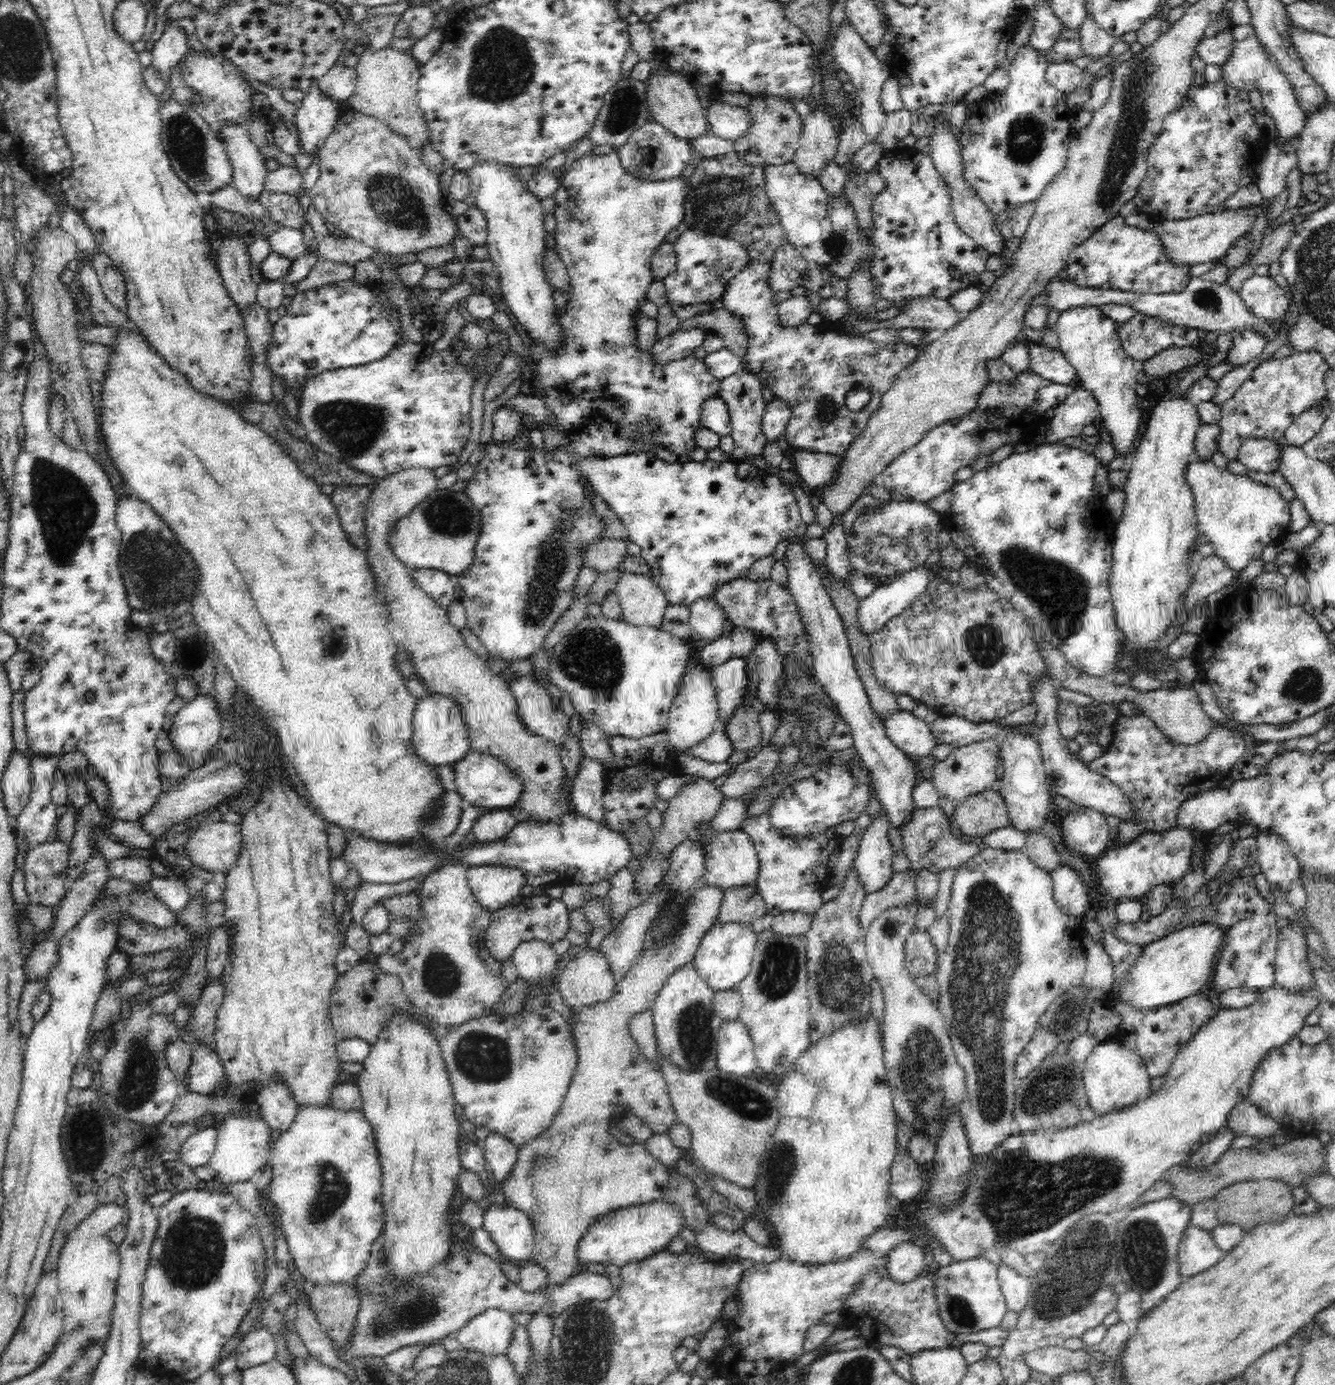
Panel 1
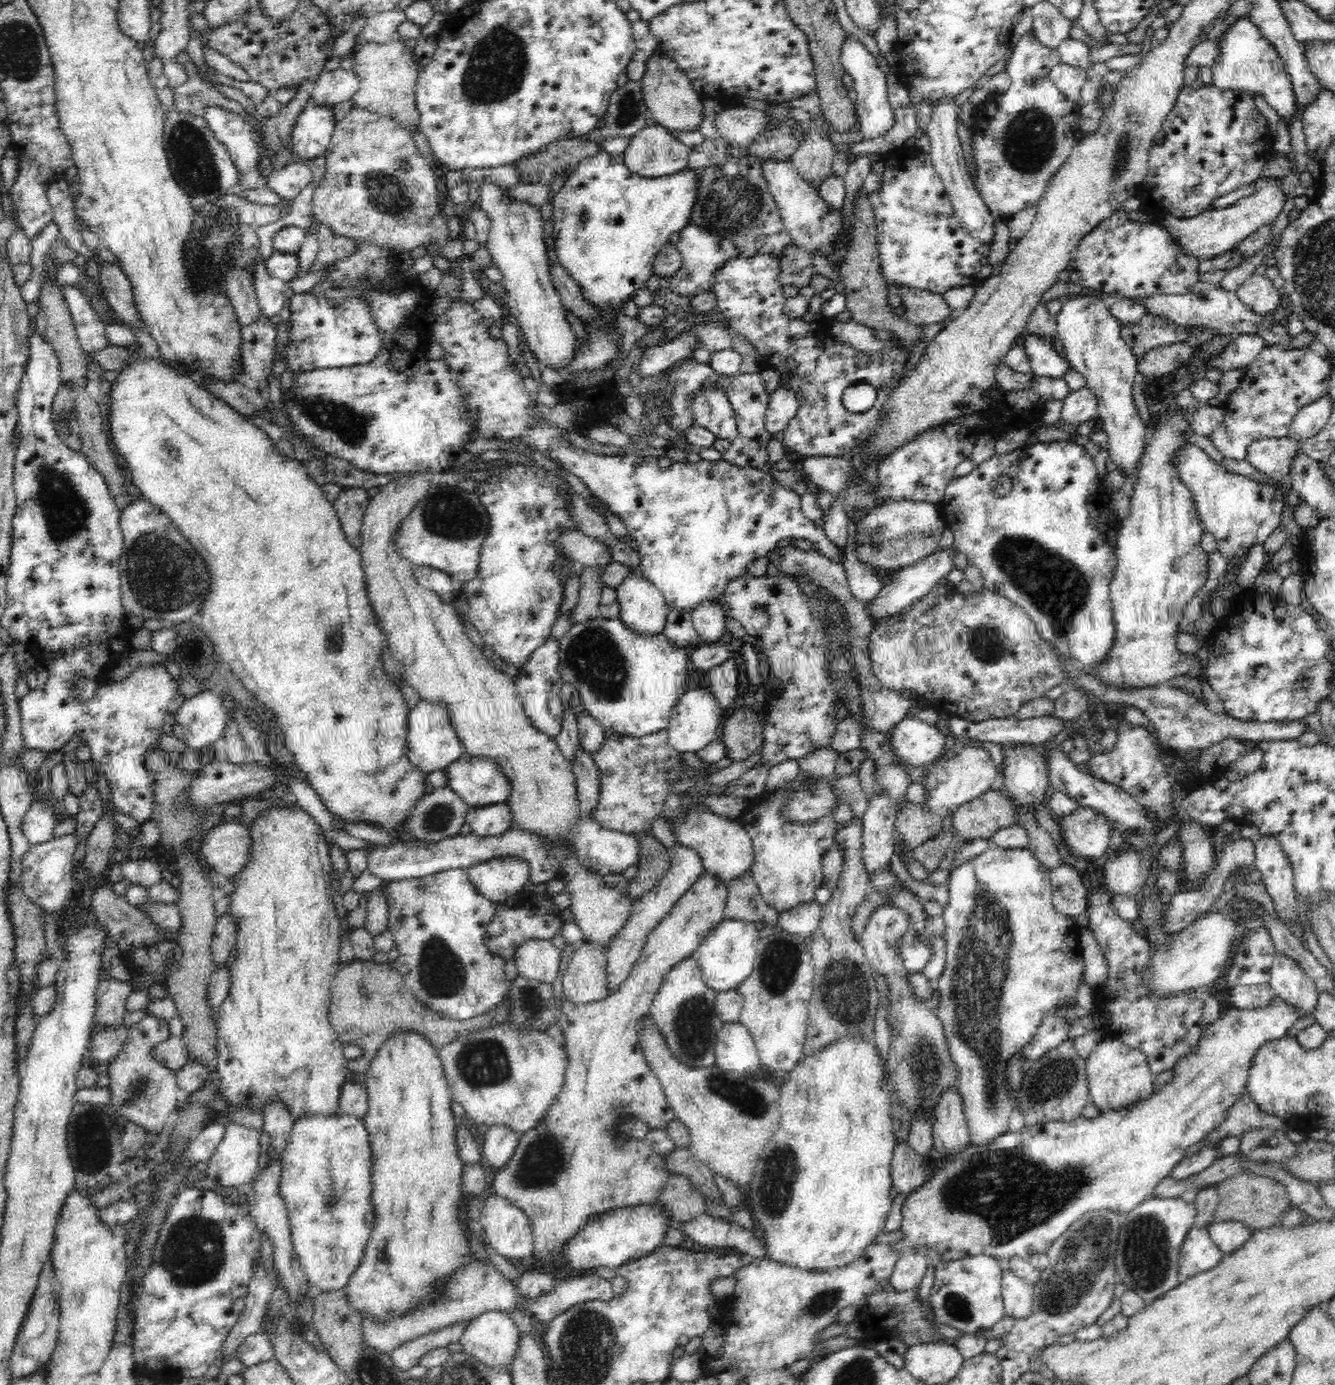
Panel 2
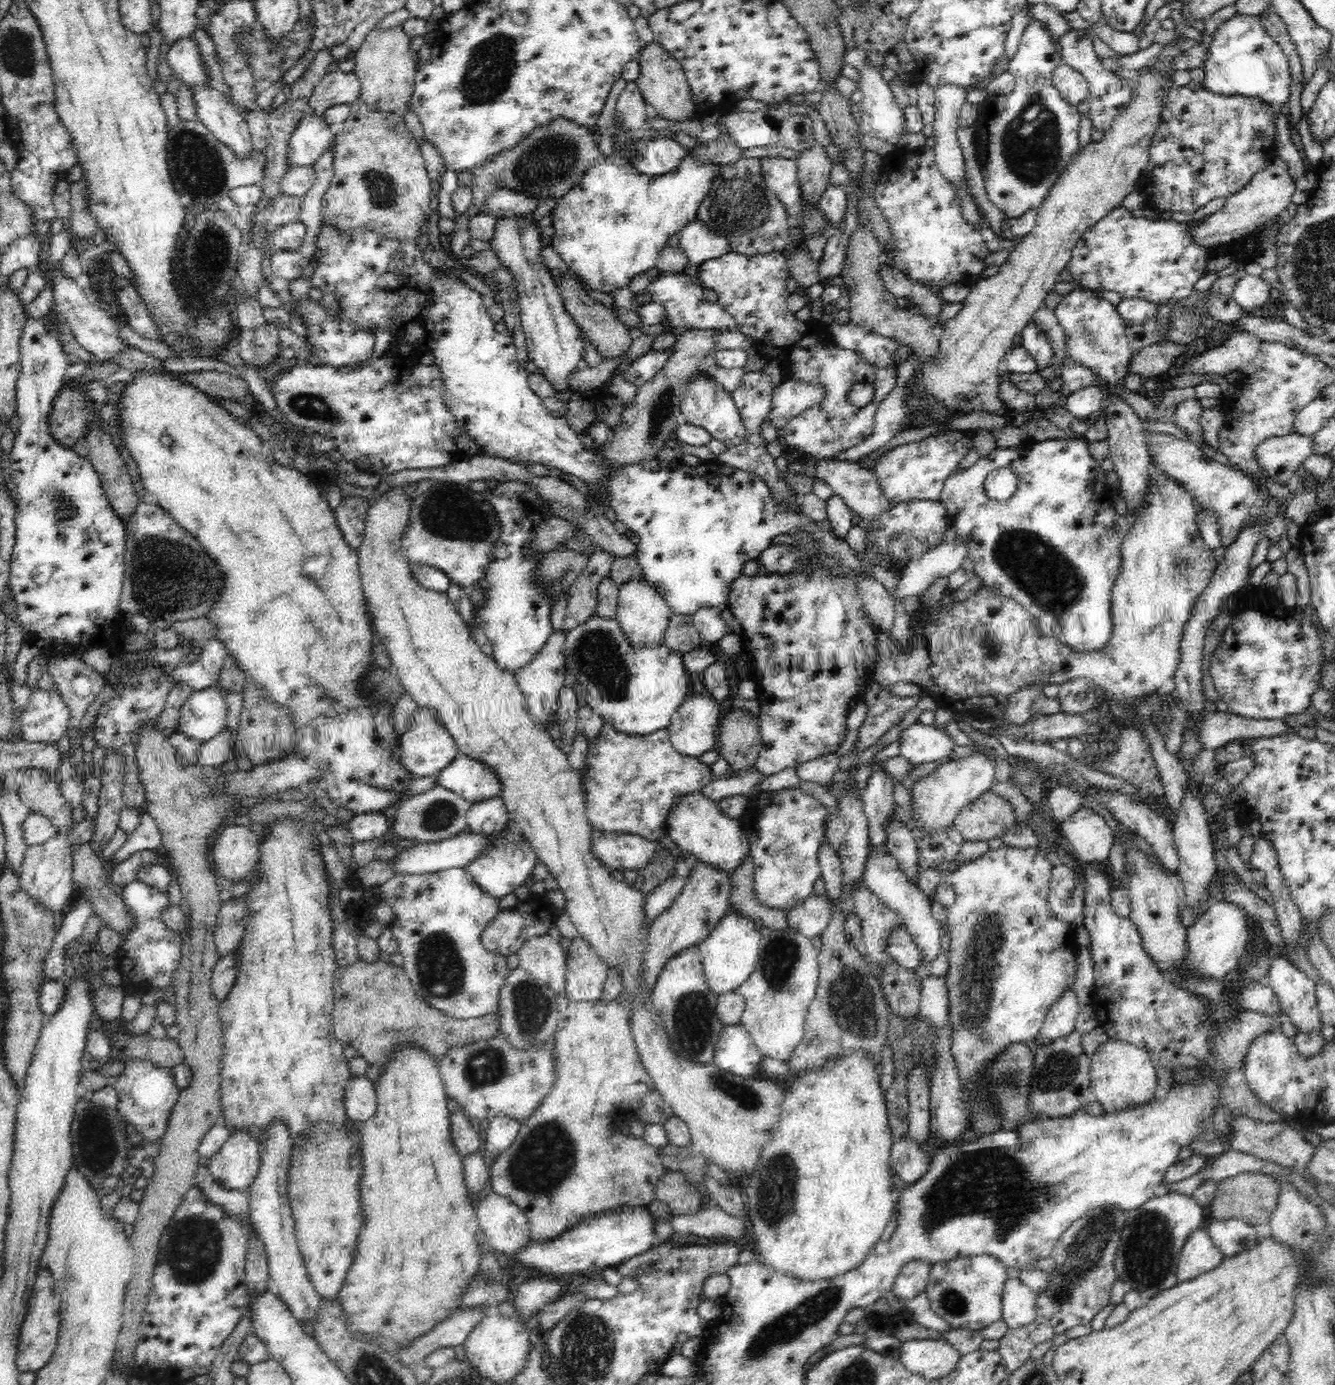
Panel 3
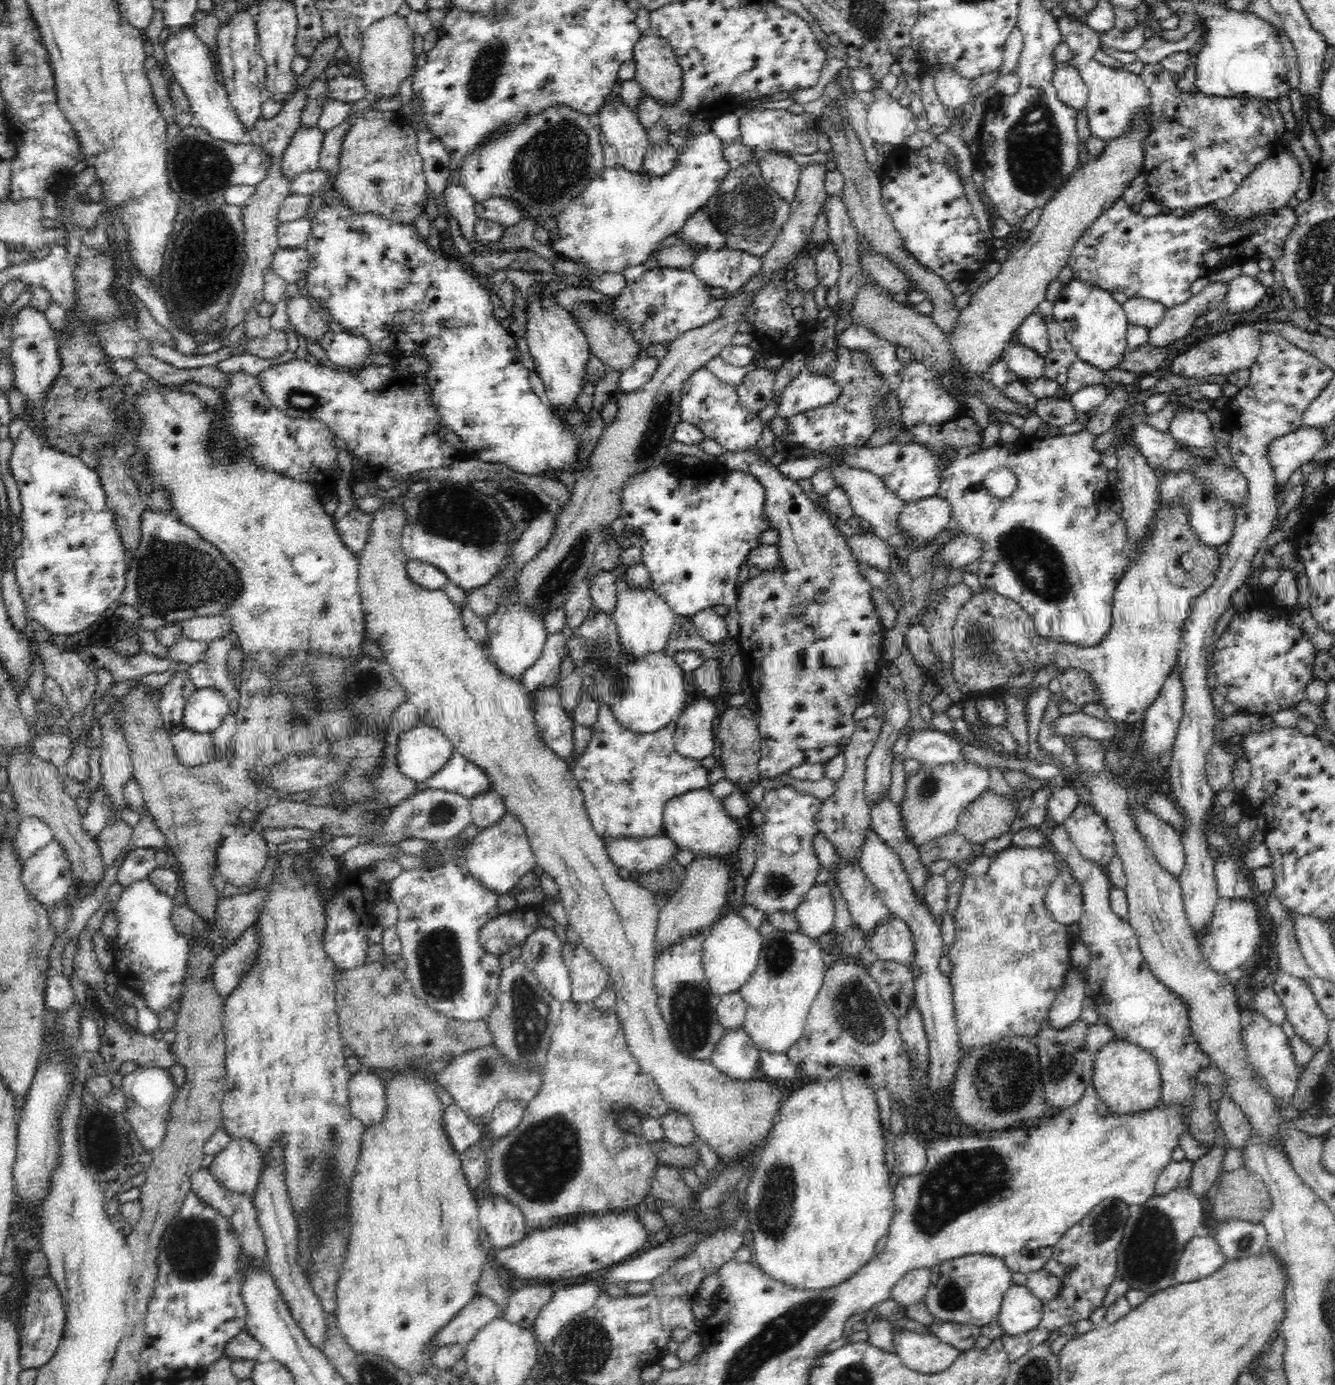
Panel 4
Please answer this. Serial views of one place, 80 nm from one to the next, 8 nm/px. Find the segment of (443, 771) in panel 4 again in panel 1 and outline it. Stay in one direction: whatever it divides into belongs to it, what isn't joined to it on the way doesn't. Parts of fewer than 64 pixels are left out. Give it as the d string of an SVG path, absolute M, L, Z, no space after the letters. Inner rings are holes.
M470 750L462 760L453 764L453 770L454 784L457 793L463 798L464 808L468 806L484 806L489 809L511 808L515 806L522 794L522 781L495 756Z

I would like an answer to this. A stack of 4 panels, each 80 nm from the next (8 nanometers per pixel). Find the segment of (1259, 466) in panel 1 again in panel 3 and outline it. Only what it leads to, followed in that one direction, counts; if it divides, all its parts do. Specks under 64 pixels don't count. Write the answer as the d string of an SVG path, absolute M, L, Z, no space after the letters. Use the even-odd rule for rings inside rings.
M1292 431L1286 436L1274 436L1256 446L1256 461L1267 476L1286 485L1298 468L1312 454L1312 436Z

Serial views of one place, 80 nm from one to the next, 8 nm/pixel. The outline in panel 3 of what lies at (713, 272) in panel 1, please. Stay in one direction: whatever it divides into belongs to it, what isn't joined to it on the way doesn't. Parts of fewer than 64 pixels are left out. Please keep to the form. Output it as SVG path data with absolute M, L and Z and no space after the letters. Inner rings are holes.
M694 219L678 232L680 239L679 248L686 254L688 266L684 268L684 273L690 275L692 281L699 280L699 268L704 261L720 258L730 249L730 243L725 236L716 234L708 225Z

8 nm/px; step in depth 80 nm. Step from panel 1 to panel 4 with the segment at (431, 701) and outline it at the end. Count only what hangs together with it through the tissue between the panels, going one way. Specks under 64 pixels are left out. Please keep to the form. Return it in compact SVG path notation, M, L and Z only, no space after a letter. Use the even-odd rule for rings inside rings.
M417 725L400 735L395 761L403 775L424 783L444 768L453 752L451 742L438 728Z

